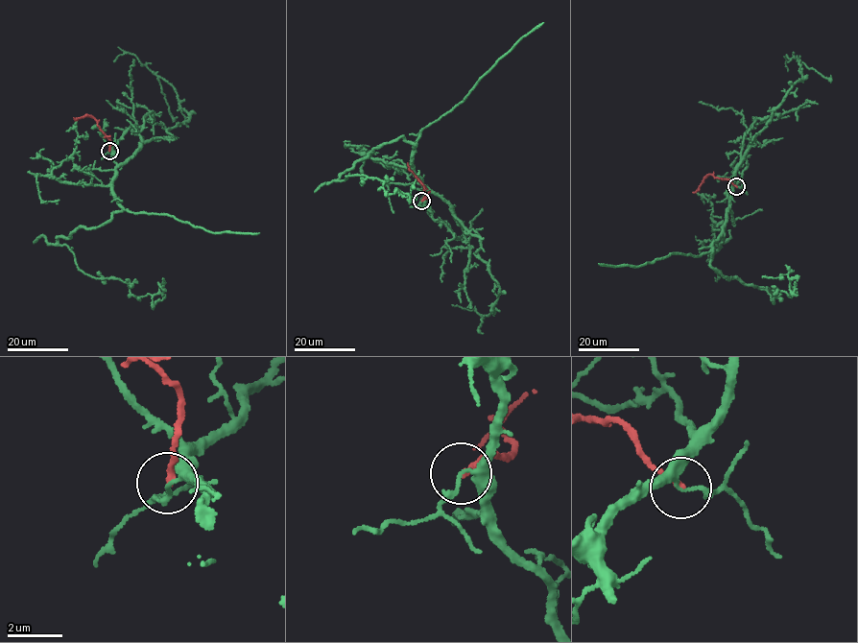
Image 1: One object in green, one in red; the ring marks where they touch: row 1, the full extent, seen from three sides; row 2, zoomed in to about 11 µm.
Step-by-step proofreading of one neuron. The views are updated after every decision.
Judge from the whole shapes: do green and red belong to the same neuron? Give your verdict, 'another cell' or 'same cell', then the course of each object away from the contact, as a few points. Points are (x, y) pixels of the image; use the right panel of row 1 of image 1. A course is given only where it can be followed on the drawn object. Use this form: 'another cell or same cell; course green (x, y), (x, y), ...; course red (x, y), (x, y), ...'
another cell; course green (737, 187), (710, 265), (767, 287), (774, 303), (775, 291), (793, 293), (786, 273), (762, 277); course red (737, 186), (729, 179), (709, 174), (692, 192)

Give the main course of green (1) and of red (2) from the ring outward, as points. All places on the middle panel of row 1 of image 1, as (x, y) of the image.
1: (421, 201), (415, 146), (403, 136), (373, 148), (338, 179), (365, 175), (388, 194), (411, 194), (418, 170)
2: (421, 201), (427, 198), (424, 186), (408, 163)

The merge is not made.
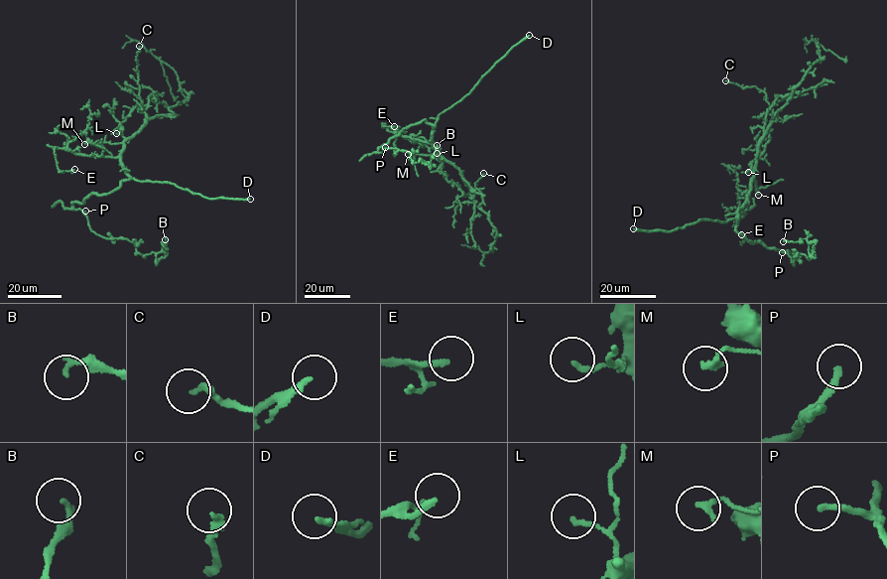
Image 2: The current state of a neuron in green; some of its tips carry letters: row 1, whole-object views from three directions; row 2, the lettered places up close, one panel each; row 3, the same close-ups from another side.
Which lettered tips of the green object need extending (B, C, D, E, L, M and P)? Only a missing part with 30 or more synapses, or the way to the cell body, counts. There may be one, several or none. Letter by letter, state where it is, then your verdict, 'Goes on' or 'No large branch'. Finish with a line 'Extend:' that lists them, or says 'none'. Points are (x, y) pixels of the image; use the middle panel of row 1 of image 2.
B: Place: (437, 145). No large branch
C: Place: (483, 173). No large branch
D: Place: (529, 35). Goes on
E: Place: (394, 126). No large branch
L: Place: (437, 153). No large branch
M: Place: (408, 154). No large branch
P: Place: (385, 147). Goes on
Extend: D, P

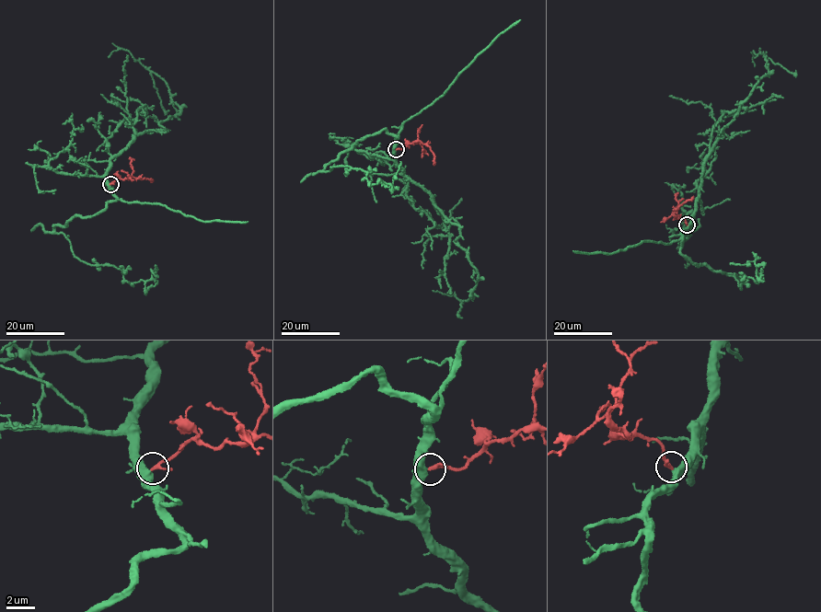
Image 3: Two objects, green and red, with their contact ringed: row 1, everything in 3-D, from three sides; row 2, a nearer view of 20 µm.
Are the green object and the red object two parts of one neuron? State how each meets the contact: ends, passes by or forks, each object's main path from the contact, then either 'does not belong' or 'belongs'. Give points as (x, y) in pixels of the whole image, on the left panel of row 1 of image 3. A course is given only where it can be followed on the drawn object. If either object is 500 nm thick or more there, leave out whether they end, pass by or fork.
green passes by | red passes by | green via (109, 184), (110, 157), (134, 136), (164, 130), (159, 122), (181, 110), (167, 84), (127, 50), (108, 57) | red via (110, 183), (118, 178), (152, 180), (150, 178) | belongs

